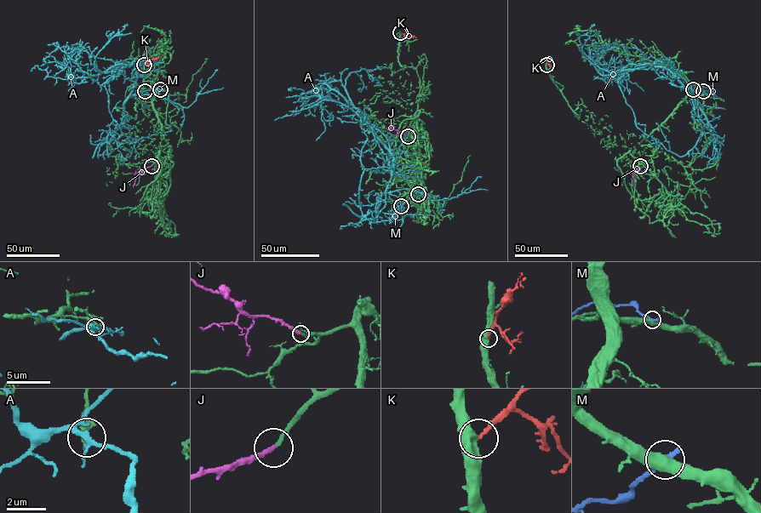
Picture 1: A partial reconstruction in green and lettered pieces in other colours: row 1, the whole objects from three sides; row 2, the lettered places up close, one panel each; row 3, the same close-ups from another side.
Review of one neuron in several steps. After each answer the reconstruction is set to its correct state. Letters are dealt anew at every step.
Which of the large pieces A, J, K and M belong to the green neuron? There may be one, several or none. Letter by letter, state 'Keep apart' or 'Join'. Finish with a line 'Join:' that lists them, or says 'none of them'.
A: Keep apart
J: Join
K: Keep apart
M: Keep apart
Join: J

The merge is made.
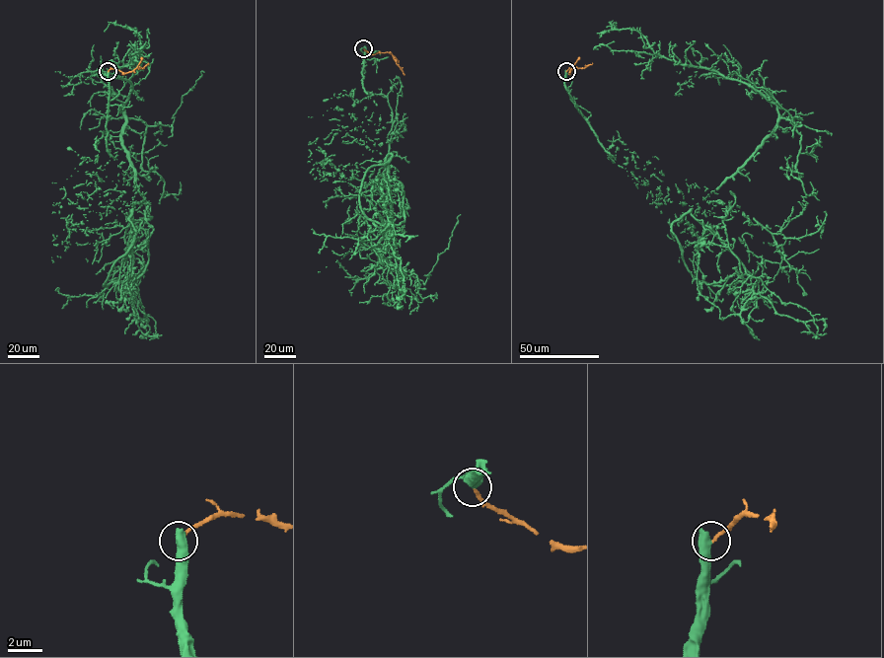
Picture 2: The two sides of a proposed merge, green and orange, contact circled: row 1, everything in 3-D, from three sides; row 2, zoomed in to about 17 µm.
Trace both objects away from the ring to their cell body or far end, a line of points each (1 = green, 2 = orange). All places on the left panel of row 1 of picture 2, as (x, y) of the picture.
1: (108, 71), (98, 241), (140, 220), (147, 247), (115, 73), (140, 38), (104, 31)
2: (108, 71), (115, 69), (124, 73), (137, 67), (143, 68), (148, 63)

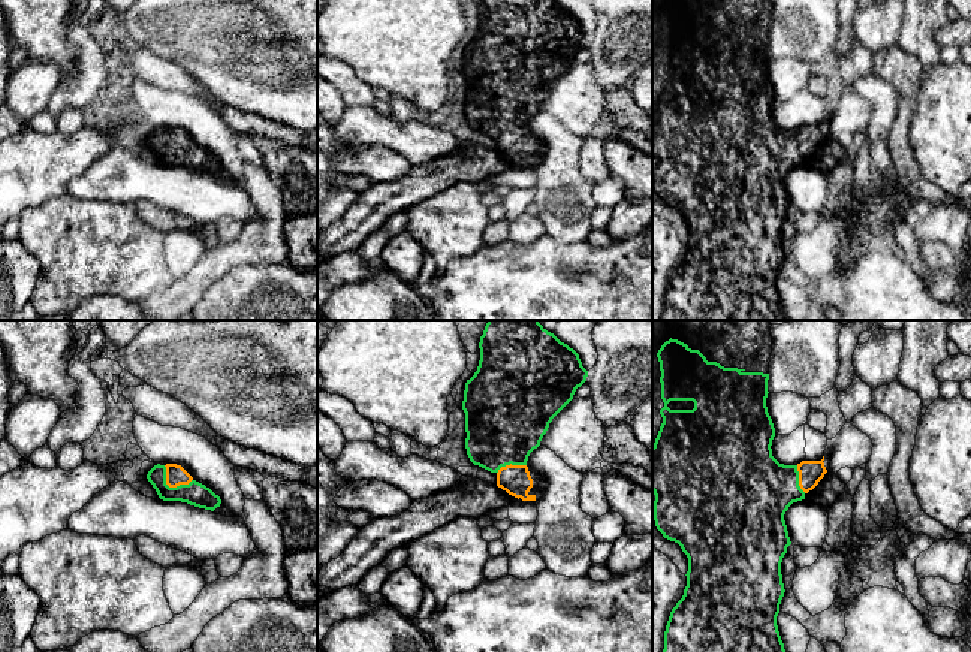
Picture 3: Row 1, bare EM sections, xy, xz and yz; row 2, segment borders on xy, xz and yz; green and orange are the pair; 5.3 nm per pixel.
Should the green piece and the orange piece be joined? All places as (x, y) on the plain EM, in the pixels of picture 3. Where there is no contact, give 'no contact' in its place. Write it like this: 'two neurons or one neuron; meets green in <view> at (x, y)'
one neuron; meets green in xy at (171, 153)

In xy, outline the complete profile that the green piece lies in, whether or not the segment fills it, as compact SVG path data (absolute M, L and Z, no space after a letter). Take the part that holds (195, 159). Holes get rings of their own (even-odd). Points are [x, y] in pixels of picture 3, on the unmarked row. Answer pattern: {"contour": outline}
{"contour": "M157 129L148 136L147 144L163 166L181 166L211 176L221 169L218 160L196 147L181 130Z"}

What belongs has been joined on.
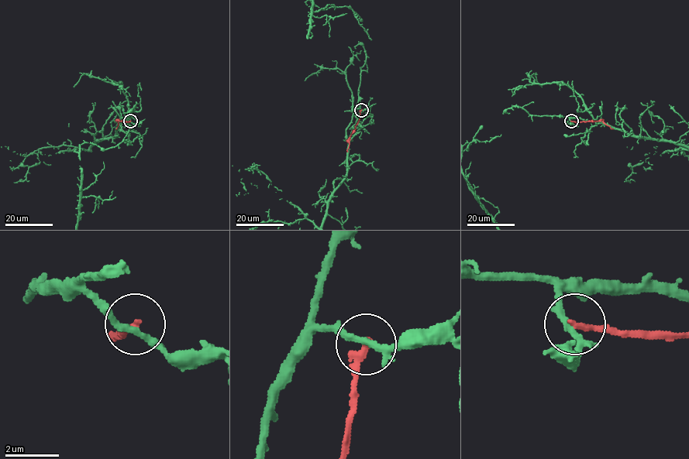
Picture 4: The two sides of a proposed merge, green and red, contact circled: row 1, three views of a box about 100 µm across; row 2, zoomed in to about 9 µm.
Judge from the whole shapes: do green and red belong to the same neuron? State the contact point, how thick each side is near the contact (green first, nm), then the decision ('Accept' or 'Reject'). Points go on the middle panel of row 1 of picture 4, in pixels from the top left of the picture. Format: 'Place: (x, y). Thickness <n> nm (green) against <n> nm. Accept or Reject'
Place: (361, 110). Thickness 240 nm (green) against 240 nm. Reject

